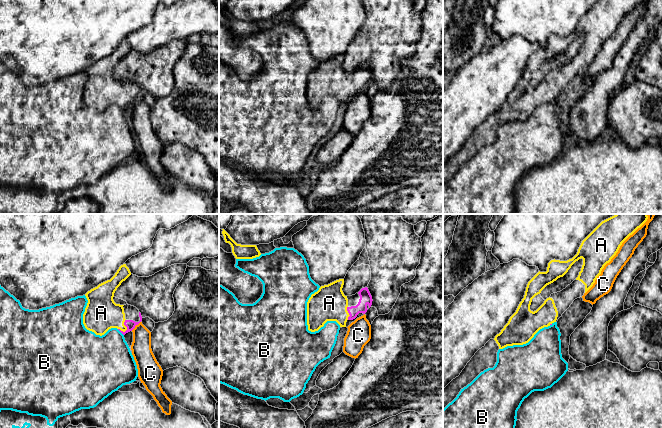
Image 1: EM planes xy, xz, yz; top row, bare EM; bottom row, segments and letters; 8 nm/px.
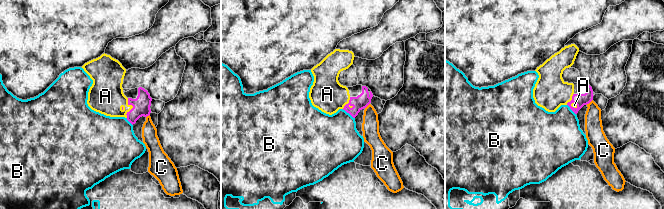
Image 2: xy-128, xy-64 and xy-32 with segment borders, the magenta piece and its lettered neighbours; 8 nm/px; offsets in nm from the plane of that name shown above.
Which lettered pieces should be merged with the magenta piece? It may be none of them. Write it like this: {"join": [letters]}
{"join": ["A"]}

